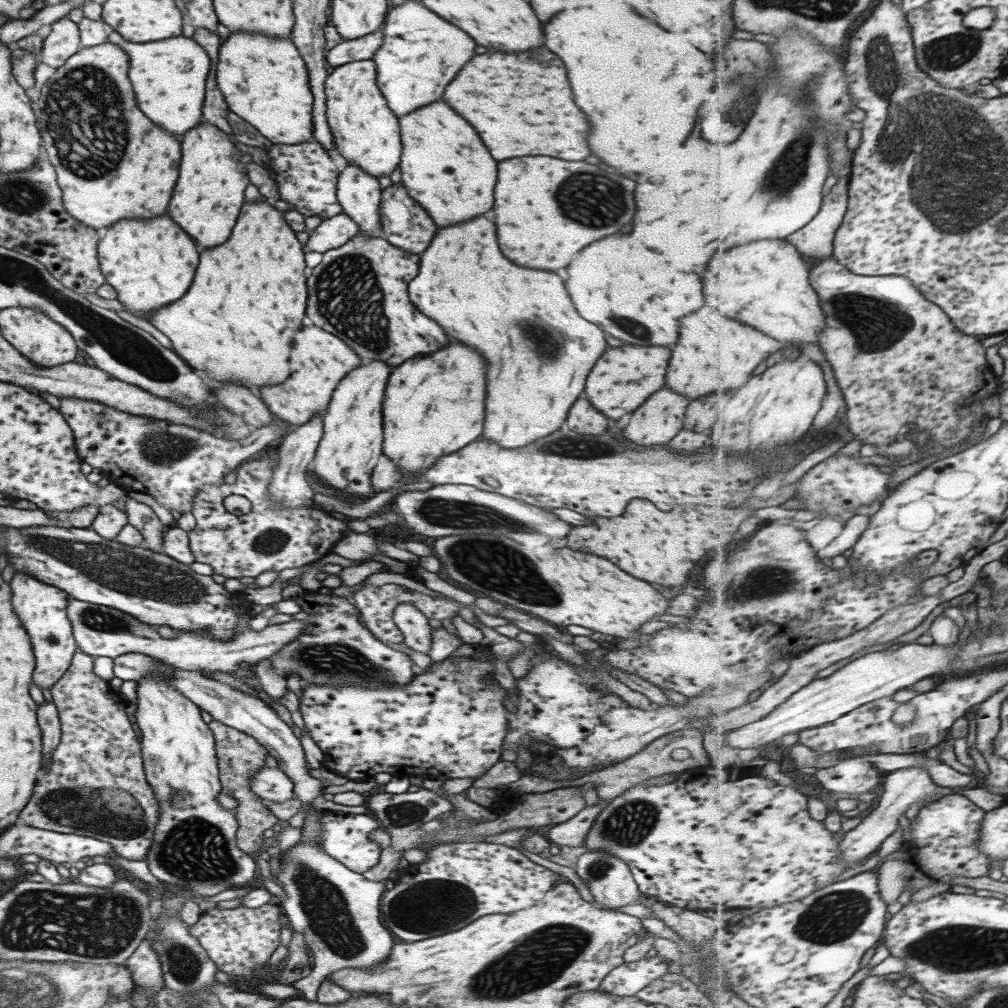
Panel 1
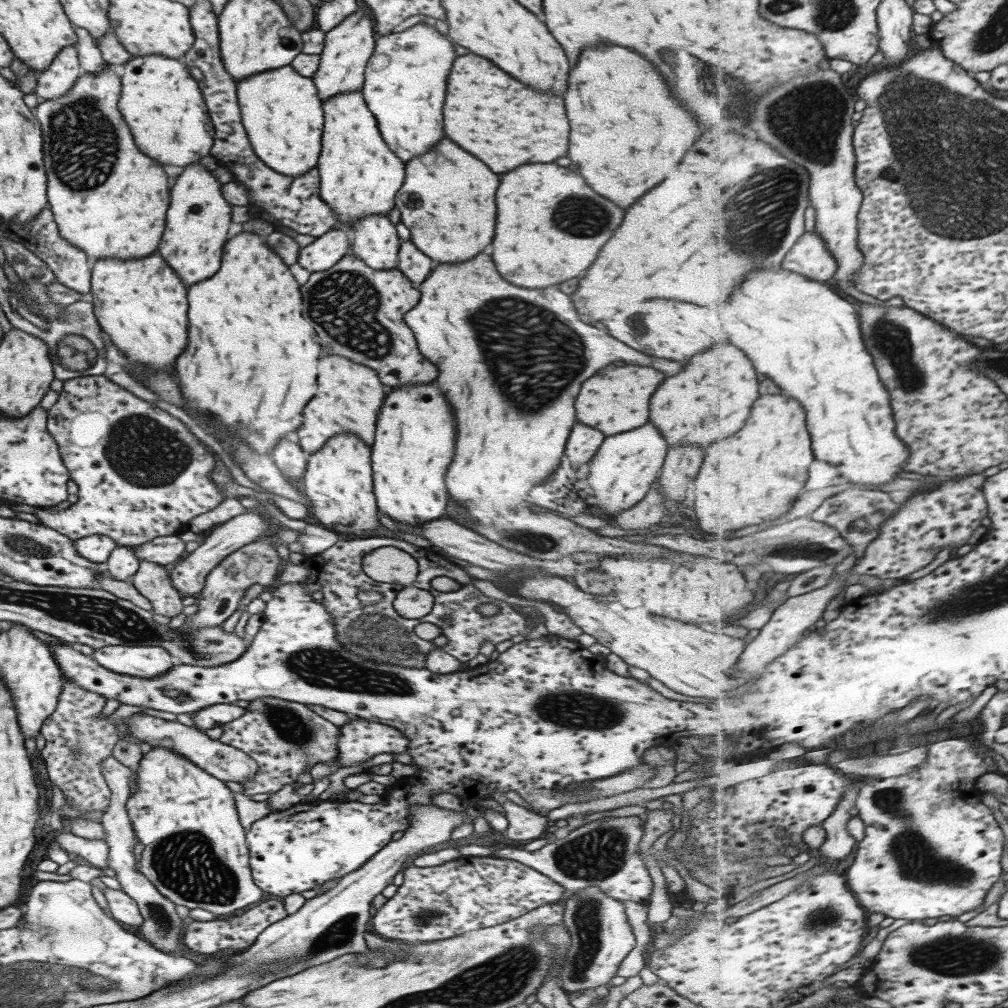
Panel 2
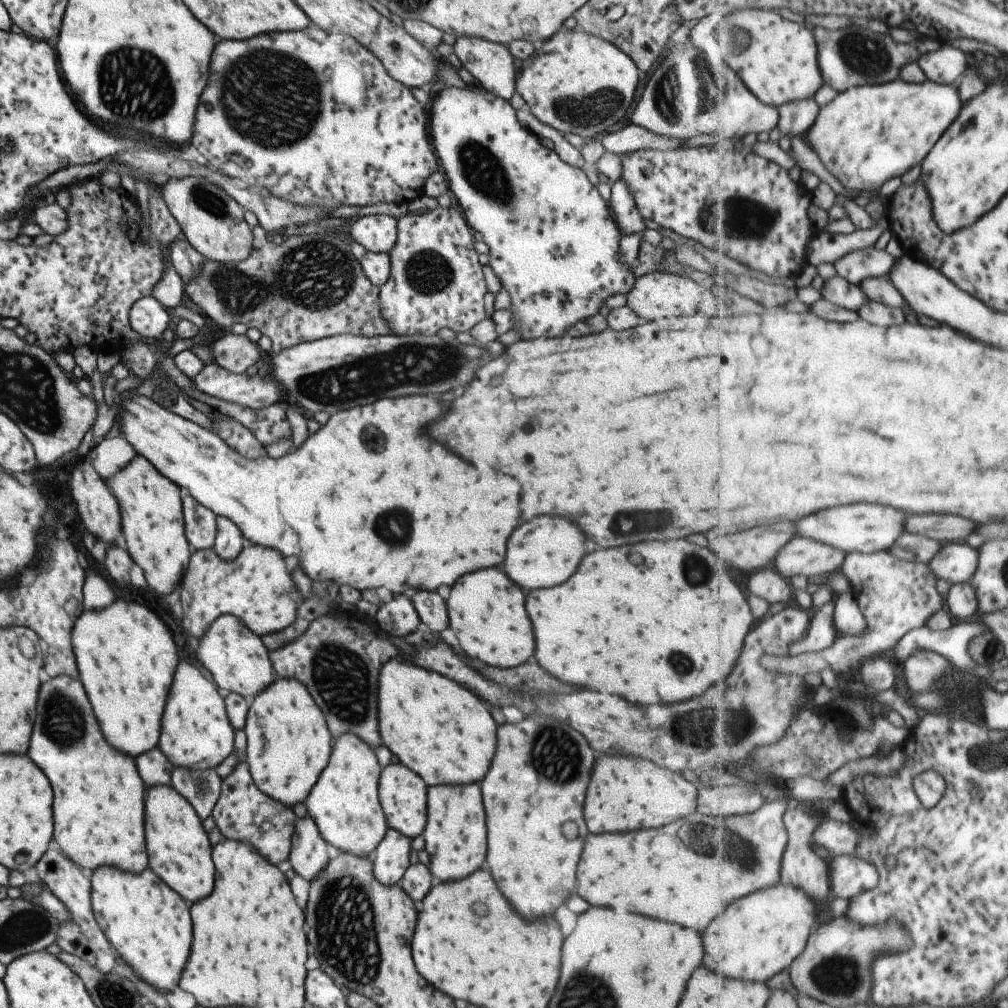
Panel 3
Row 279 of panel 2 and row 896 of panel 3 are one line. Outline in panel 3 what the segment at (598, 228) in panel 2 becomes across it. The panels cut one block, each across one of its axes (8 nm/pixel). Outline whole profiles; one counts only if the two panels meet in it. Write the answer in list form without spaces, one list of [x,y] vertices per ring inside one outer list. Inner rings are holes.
[[[533,716],[517,724],[497,726],[495,756],[491,760],[491,770],[487,770],[481,784],[487,824],[485,862],[497,890],[525,922],[553,916],[575,888],[575,868],[587,834],[583,822],[583,798],[591,768],[593,754],[583,736],[553,718]]]

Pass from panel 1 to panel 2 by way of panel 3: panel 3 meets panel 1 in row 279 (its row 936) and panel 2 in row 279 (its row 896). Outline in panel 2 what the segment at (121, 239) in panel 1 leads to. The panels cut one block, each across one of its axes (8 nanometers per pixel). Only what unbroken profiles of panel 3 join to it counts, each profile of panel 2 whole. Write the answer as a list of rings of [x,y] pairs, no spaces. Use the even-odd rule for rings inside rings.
[[[159,252],[138,258],[121,260],[113,257],[91,261],[90,263],[90,303],[93,305],[93,314],[97,319],[100,330],[107,340],[113,344],[132,362],[136,370],[129,372],[129,376],[137,383],[142,384],[141,376],[137,371],[150,373],[171,366],[169,360],[175,360],[179,352],[187,344],[187,300],[185,288],[177,273],[163,260]]]

